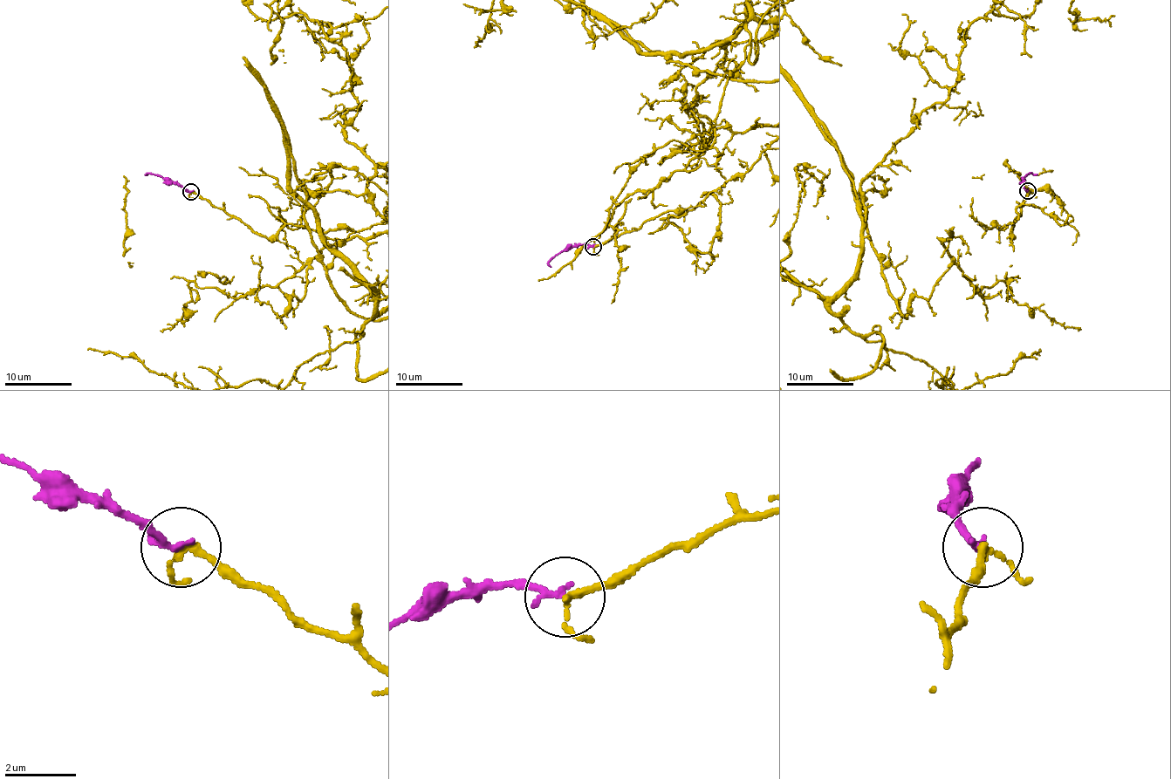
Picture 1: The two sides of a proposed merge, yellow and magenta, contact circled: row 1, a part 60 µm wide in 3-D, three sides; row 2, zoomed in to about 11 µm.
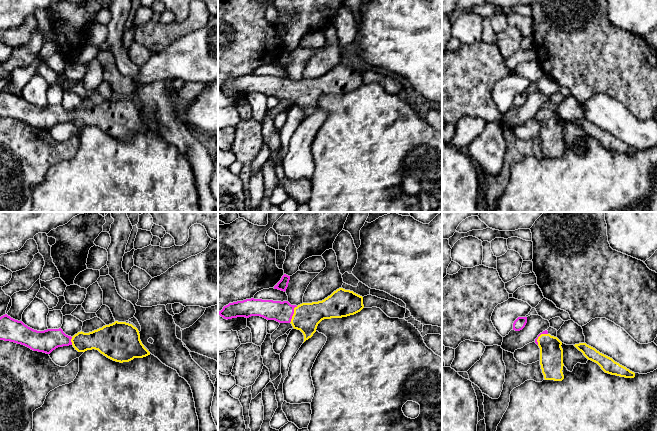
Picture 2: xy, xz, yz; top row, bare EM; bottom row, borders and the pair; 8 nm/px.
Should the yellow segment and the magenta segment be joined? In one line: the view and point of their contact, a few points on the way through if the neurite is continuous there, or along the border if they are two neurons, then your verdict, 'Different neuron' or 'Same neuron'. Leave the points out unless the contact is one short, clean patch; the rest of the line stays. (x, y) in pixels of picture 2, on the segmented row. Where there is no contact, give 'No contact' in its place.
Touches yellow at xz (293, 314). Path across: xz (307, 316), (293, 314), (282, 312). Same neuron

